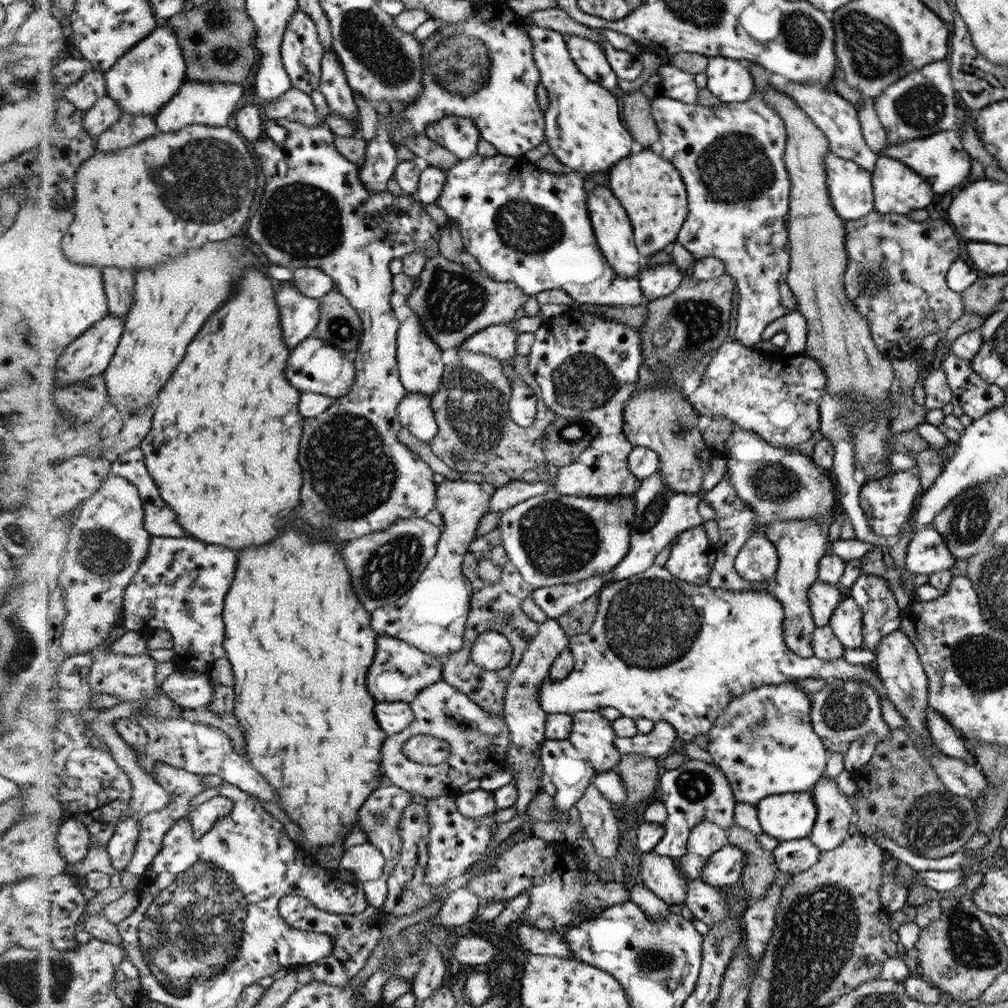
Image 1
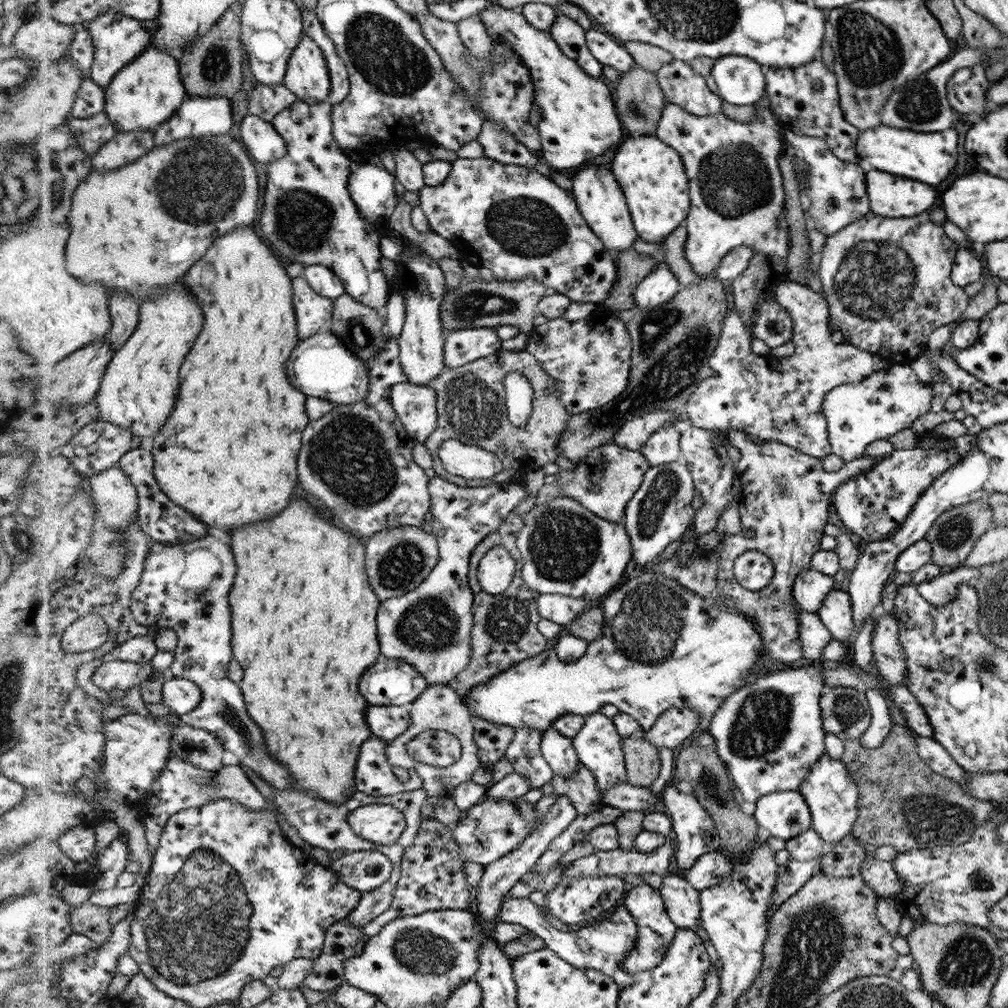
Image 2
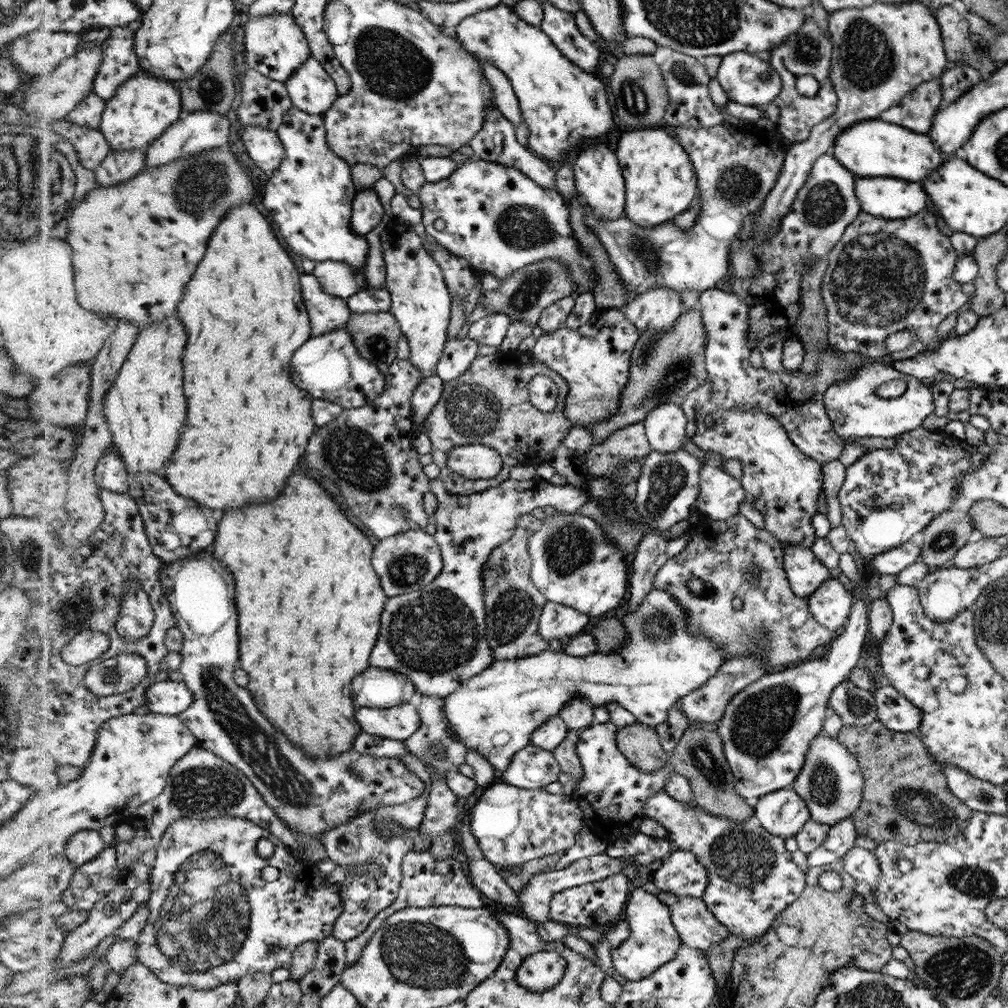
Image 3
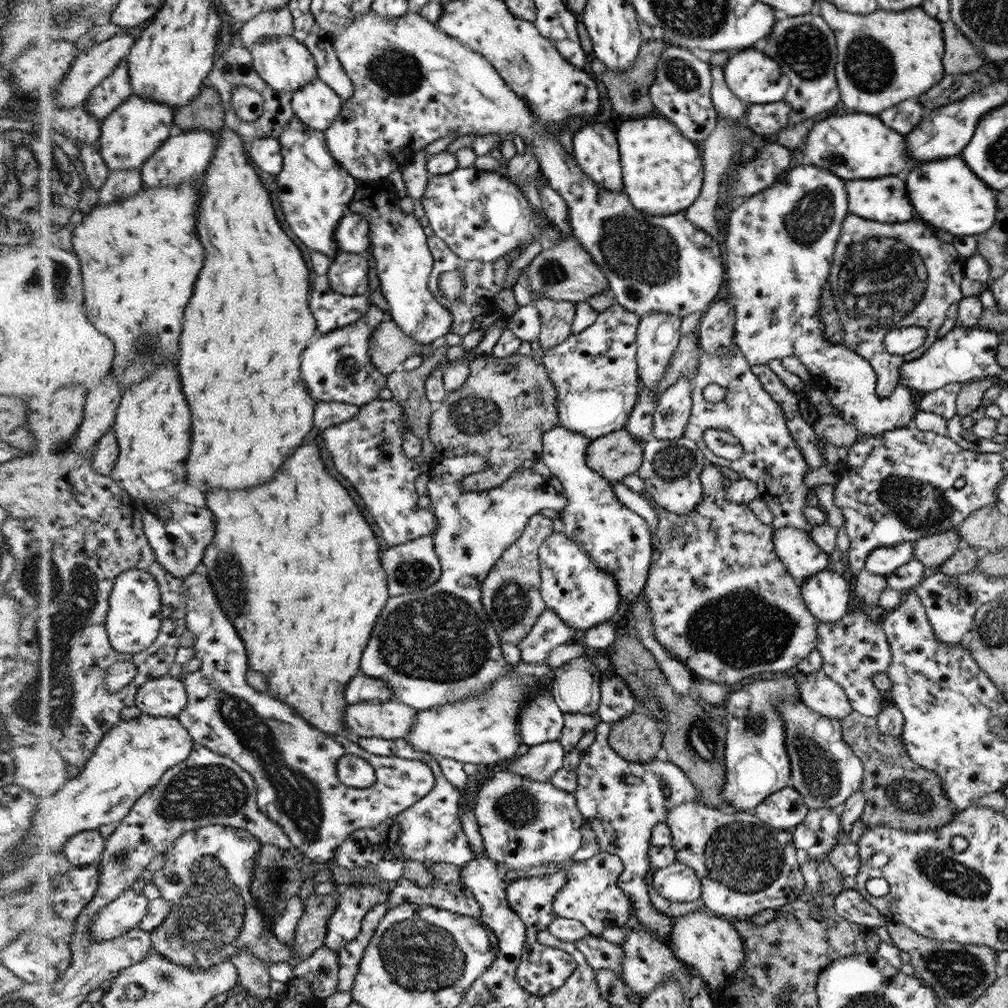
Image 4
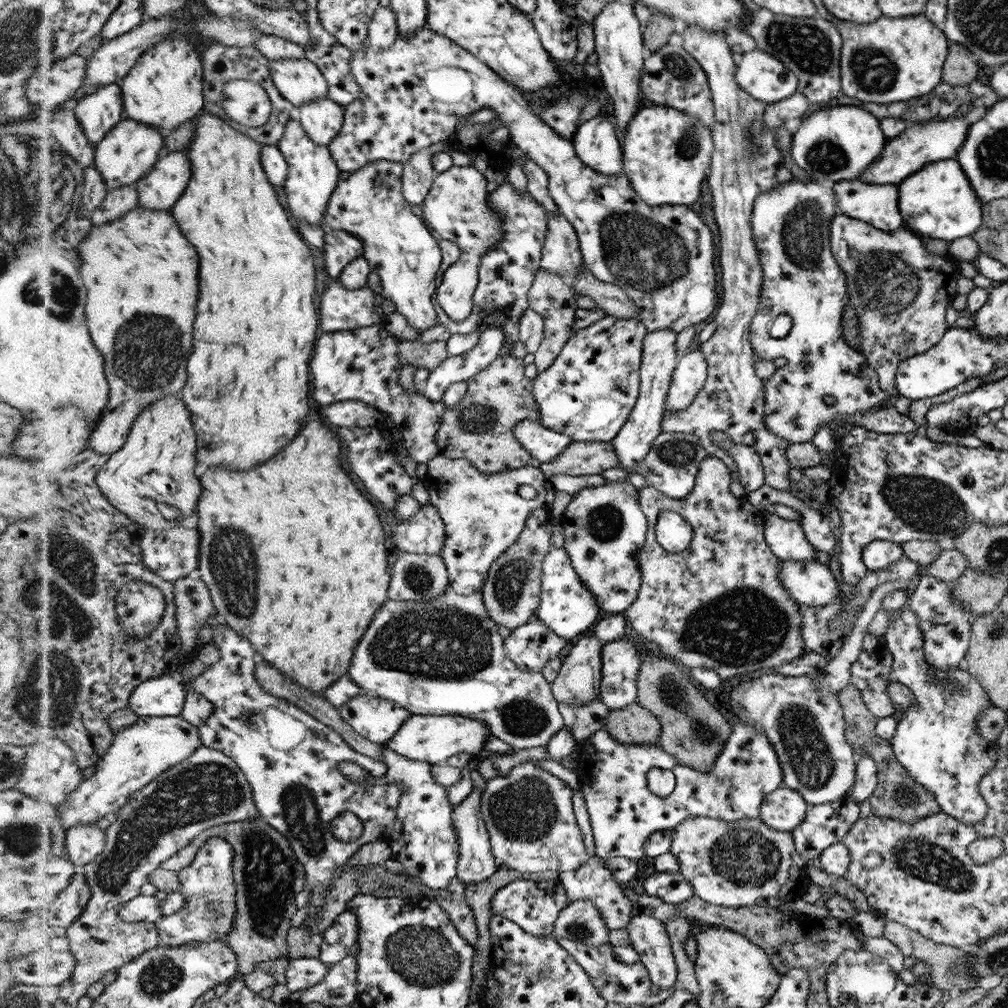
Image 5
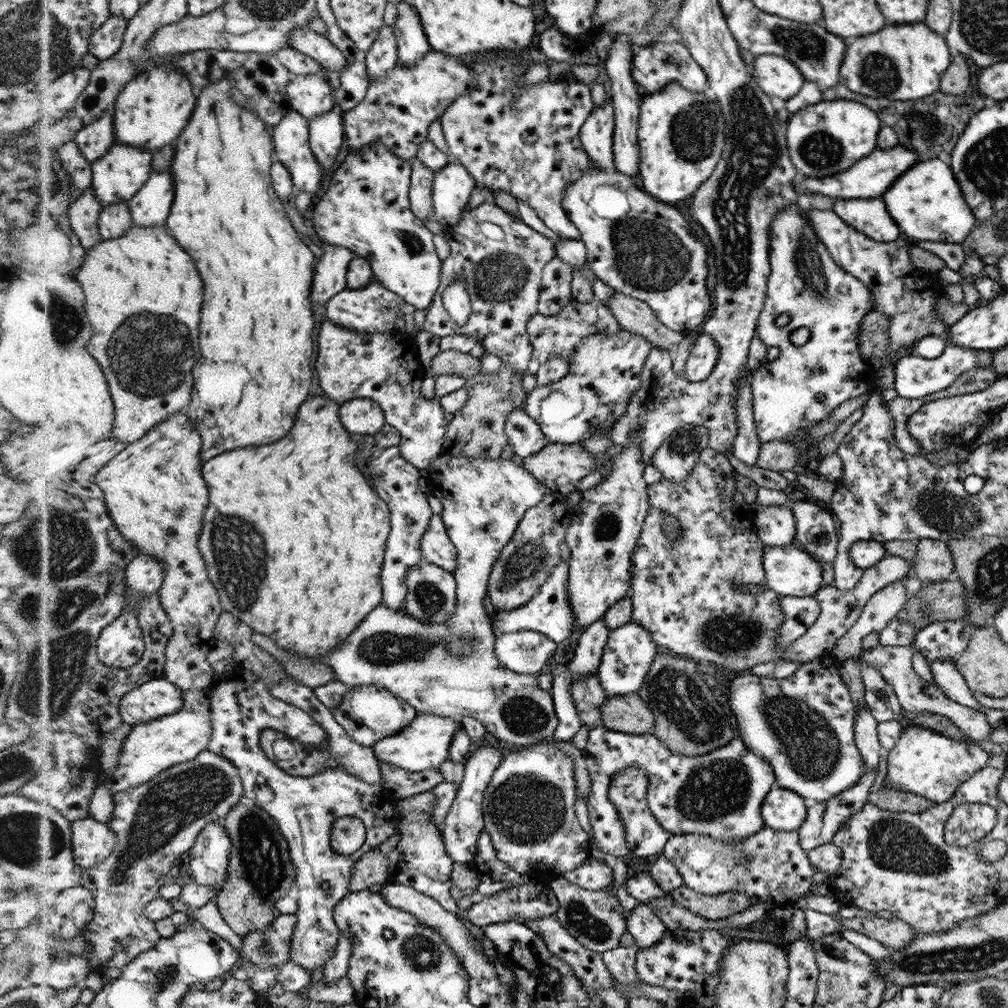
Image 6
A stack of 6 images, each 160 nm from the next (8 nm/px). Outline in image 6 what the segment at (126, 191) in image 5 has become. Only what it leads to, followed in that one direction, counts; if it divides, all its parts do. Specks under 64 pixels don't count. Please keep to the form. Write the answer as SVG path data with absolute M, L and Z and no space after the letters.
M130 202L106 208L101 214L99 223L103 240L126 236L135 224Z

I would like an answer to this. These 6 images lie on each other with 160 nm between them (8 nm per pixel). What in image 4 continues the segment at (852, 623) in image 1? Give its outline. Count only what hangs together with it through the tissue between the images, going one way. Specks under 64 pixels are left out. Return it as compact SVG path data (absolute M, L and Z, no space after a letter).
M830 568L808 577L800 587L804 602L820 622L839 621L848 612L850 588L846 580L830 572Z

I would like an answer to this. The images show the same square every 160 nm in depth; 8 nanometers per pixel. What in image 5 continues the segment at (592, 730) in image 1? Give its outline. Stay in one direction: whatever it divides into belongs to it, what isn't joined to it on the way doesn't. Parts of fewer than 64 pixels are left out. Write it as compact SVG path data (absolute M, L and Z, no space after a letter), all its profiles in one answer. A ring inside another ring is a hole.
M736 718L735 729L723 748L718 760L710 772L688 768L678 763L674 755L667 754L658 744L656 746L630 746L616 742L615 737L605 729L600 729L583 743L582 761L577 770L582 784L586 809L595 842L595 856L623 857L635 862L646 856L643 846L652 833L660 830L674 830L684 820L696 817L719 819L724 822L744 821L759 818L762 802L768 794L783 786L784 772L780 766L779 756L770 744L766 734L759 732L758 727L742 722ZM651 769L672 770L675 775L675 790L668 797L655 796L648 789L647 775Z

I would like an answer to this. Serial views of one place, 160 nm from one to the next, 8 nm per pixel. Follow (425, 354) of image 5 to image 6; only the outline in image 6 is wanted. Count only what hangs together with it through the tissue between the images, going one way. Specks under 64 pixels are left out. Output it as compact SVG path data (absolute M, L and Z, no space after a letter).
M457 350L440 351L432 358L431 364L434 375L459 374L467 382L481 373L480 360L477 357Z

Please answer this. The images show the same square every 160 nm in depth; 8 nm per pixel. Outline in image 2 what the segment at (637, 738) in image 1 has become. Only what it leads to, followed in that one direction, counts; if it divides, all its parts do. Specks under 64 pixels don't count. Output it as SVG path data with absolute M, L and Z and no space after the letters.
M668 709L642 737L656 747L672 750L699 731L701 714L692 709Z

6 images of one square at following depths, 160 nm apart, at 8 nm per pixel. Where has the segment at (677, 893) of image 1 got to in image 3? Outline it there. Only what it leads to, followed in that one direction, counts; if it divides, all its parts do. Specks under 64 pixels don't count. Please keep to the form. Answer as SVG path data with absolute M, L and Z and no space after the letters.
M680 897L670 906L671 921L681 944L706 953L729 935L729 930L708 909L701 898Z

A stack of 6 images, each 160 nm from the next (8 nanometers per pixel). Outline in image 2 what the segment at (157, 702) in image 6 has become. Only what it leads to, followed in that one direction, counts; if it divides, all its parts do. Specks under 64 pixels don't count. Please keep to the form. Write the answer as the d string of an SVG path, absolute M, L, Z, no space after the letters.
M178 678L166 681L163 686L163 704L177 715L191 713L203 701L203 688L199 683L188 678Z

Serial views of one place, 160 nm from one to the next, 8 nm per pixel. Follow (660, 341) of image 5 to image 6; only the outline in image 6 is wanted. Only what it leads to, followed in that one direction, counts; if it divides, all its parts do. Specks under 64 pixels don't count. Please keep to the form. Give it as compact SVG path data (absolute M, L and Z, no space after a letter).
M633 430L631 439L623 447L621 453L614 457L615 464L612 472L602 480L600 487L589 489L581 493L582 500L572 508L573 520L567 528L566 545L570 549L568 563L570 565L570 599L571 606L574 607L575 626L584 627L591 625L593 622L604 618L607 610L615 602L622 601L631 590L632 561L631 556L636 549L638 539L643 530L644 521L650 512L652 503L650 502L650 493L648 485L643 479L644 467L646 462L643 461L642 453L642 430Z

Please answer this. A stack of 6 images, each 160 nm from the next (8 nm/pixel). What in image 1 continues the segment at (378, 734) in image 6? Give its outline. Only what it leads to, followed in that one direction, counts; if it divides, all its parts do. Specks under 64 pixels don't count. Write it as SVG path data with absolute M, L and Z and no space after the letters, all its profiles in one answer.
M379 701L374 711L379 725L386 731L387 736L401 733L415 720L415 713L408 702Z

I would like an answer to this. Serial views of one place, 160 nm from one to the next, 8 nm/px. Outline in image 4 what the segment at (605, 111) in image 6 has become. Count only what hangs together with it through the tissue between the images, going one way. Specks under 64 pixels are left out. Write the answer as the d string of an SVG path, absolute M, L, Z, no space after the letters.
M592 121L577 127L573 157L598 186L613 191L624 190L618 134L612 129Z

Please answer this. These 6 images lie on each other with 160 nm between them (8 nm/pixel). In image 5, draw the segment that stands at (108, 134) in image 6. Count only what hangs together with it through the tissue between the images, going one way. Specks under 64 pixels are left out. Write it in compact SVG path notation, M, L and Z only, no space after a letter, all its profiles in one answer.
M120 82L95 89L80 97L73 105L90 142L97 148L126 118L127 105Z

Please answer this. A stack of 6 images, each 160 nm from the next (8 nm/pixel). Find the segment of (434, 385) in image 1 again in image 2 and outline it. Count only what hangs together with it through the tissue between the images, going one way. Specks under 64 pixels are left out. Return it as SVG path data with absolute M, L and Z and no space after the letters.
M400 255L398 263L402 278L397 278L393 285L406 301L405 321L402 333L398 337L399 359L403 365L404 374L412 384L426 386L434 381L445 368L446 343L443 330L440 306L446 293L446 279L437 259L423 255Z

